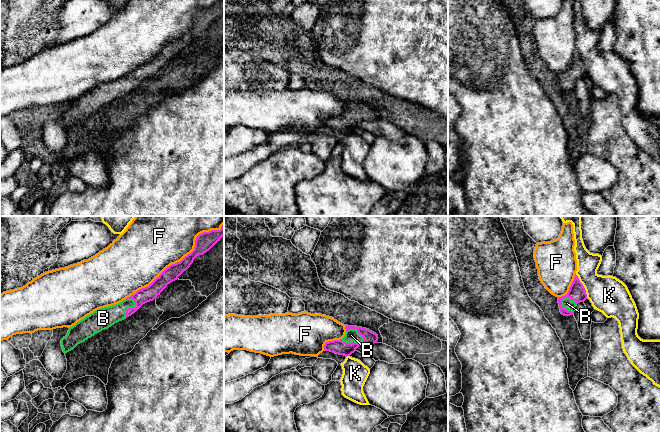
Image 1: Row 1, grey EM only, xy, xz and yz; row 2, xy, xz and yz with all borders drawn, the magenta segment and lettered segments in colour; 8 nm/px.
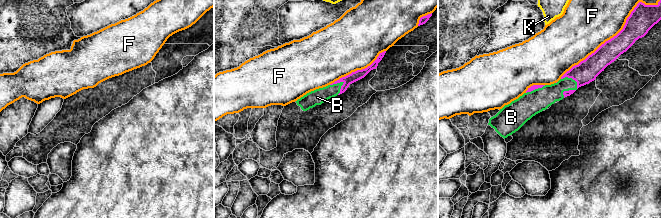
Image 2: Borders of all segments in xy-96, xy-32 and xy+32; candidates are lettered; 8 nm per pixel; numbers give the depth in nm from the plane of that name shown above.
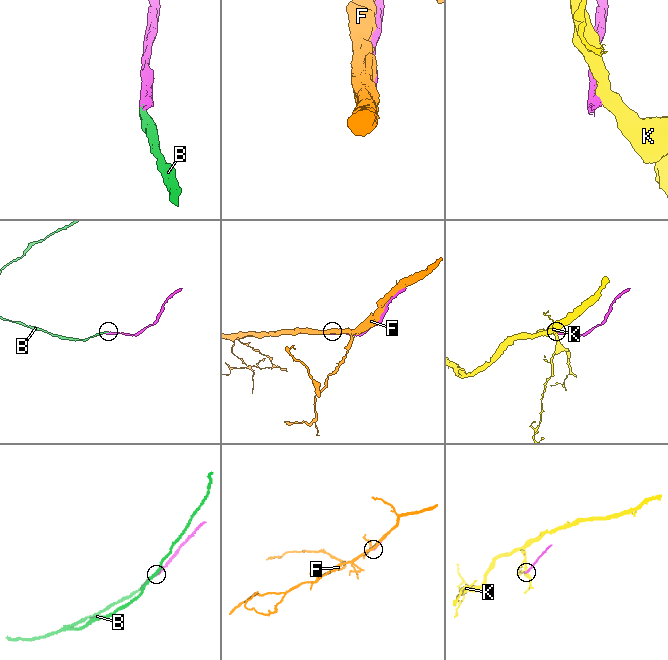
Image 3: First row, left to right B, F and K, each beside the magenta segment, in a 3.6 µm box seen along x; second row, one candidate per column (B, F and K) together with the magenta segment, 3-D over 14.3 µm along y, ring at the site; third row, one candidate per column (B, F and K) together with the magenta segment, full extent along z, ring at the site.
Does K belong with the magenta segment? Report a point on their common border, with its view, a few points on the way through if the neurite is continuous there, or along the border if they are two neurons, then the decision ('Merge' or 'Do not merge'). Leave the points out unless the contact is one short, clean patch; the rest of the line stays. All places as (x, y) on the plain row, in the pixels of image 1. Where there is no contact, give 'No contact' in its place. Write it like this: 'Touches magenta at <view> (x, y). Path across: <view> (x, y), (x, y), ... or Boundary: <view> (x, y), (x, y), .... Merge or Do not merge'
Touches magenta at yz (583, 62). Boundary: yz (575, 50), (582, 60), (587, 73). Do not merge

